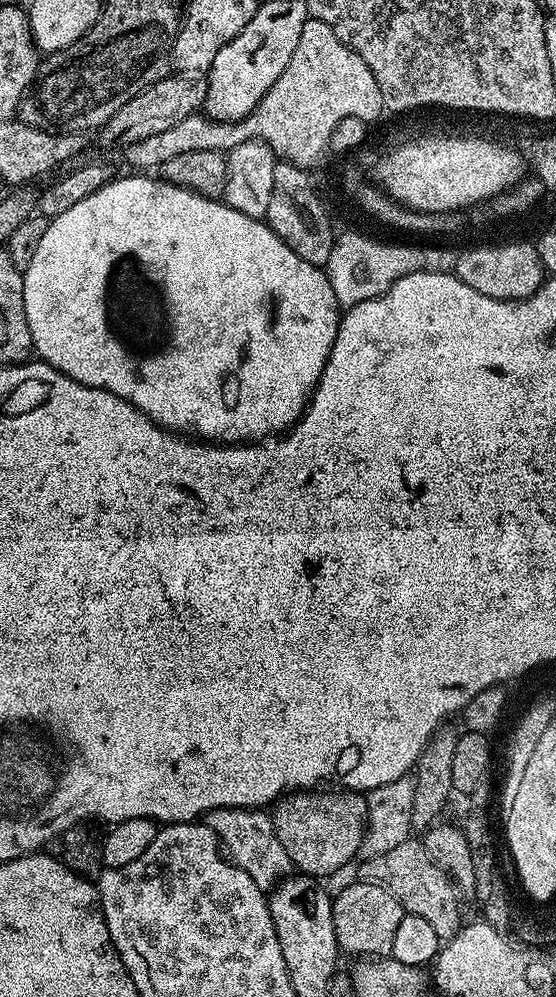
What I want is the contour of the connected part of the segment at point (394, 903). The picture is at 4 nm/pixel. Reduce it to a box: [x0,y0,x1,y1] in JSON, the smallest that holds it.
[332,882,406,958]

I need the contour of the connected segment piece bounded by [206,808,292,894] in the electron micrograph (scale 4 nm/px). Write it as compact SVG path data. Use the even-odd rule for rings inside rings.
M219 808L208 813L206 823L210 830L214 830L227 859L242 870L246 870L246 874L254 878L256 885L265 894L271 893L280 881L289 875L292 860L286 854L286 850L282 850L282 842L278 842L272 817L267 811L251 808Z

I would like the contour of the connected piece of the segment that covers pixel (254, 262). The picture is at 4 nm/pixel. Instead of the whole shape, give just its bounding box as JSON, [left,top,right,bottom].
[22,174,342,442]

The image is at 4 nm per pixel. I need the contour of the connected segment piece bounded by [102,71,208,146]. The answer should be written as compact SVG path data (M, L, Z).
M177 72L165 74L155 80L149 88L143 88L126 106L122 106L102 126L104 140L108 144L127 146L150 134L160 134L178 126L182 118L199 113L204 108L204 99L208 97L208 77L203 72Z

